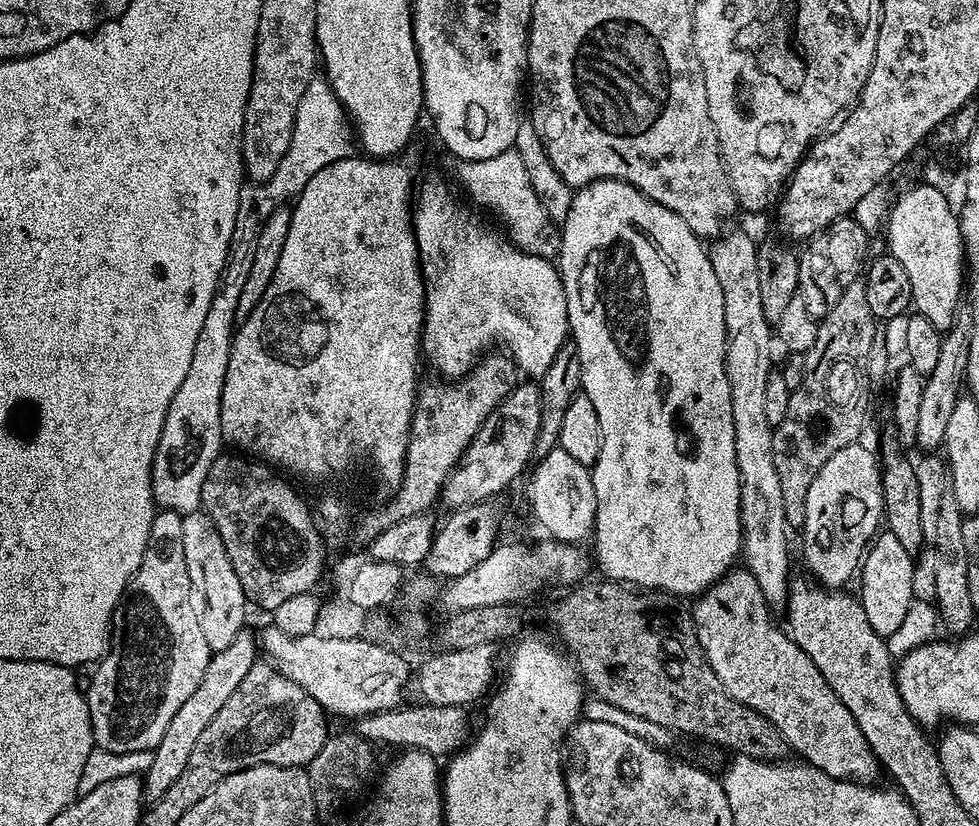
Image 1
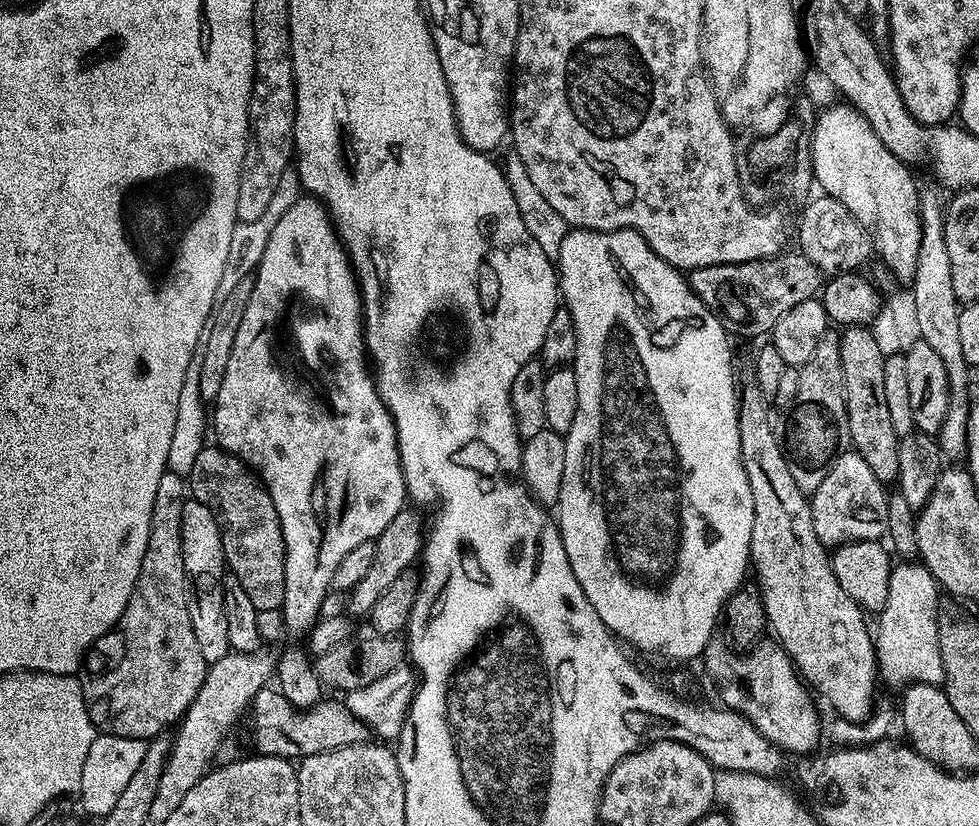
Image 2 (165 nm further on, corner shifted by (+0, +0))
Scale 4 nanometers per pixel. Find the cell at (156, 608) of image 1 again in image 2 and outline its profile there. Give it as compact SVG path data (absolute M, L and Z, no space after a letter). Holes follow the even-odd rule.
M166 470L158 482L157 492L154 493L154 506L150 514L150 538L146 542L142 570L118 625L118 632L124 635L124 653L109 672L104 672L101 676L83 677L82 680L86 710L97 733L144 741L161 735L168 730L164 728L171 729L194 702L208 672L209 664L202 658L202 650L198 650L198 638L194 638L190 585L182 562L182 506L185 499L185 477Z

